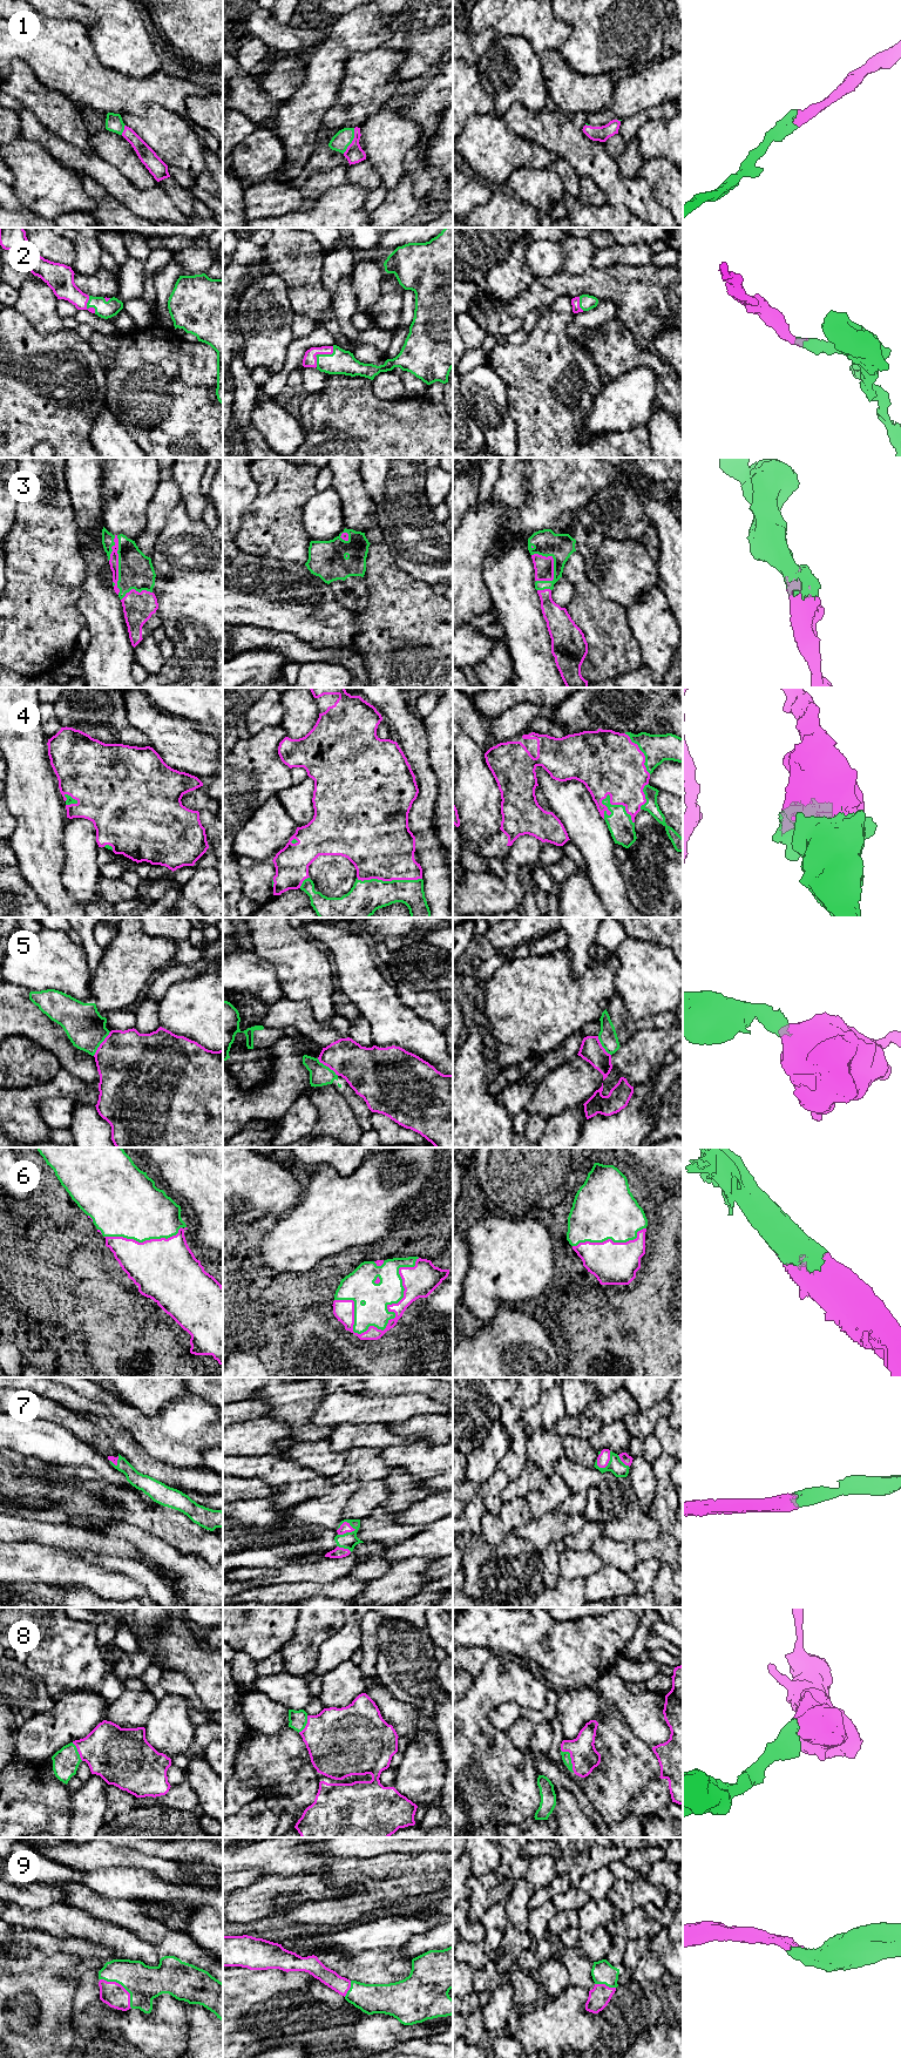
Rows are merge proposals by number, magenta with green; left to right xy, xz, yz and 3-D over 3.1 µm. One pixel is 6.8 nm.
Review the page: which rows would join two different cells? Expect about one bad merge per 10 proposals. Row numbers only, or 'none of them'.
5

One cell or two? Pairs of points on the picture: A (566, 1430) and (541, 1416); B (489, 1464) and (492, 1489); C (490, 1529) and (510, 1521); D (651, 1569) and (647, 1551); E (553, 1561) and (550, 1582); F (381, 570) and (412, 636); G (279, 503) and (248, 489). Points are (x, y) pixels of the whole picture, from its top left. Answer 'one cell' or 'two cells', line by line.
A: two cells
B: two cells
C: one cell
D: two cells
E: one cell
F: one cell
G: two cells

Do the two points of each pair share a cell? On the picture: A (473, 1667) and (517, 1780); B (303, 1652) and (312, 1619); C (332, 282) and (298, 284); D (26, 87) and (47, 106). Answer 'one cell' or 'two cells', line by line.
A: two cells
B: one cell
C: two cells
D: one cell

